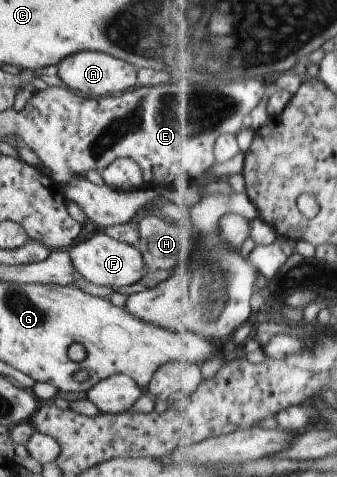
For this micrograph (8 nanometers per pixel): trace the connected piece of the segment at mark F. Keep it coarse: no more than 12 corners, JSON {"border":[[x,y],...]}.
{"border":[[102,230],[72,245],[80,276],[113,288],[146,273],[136,246]]}

